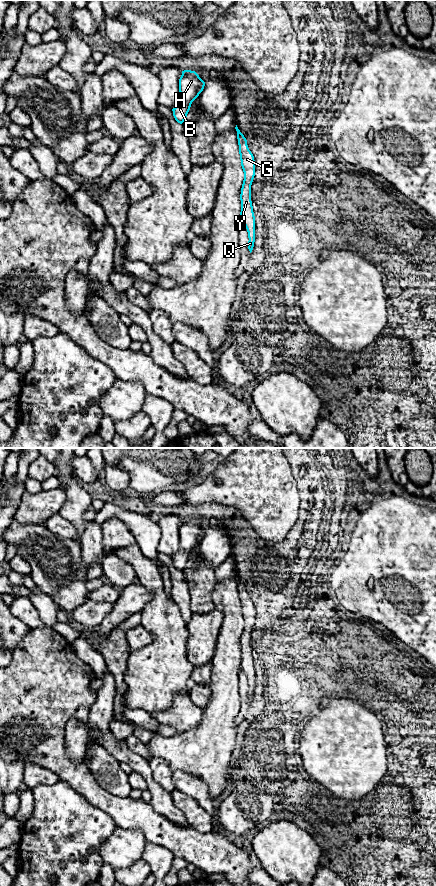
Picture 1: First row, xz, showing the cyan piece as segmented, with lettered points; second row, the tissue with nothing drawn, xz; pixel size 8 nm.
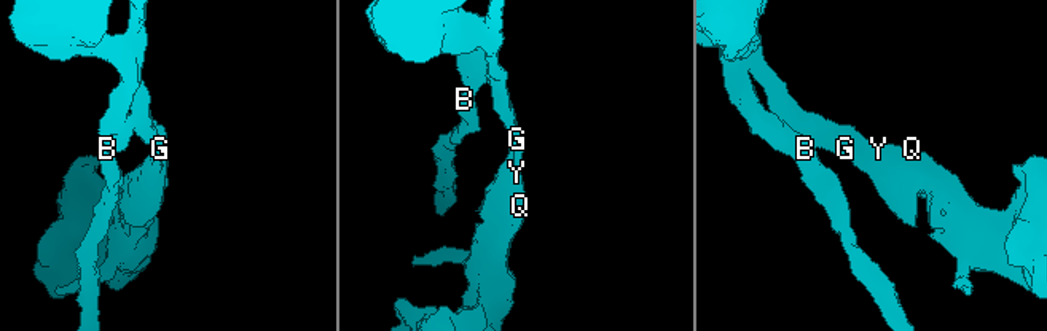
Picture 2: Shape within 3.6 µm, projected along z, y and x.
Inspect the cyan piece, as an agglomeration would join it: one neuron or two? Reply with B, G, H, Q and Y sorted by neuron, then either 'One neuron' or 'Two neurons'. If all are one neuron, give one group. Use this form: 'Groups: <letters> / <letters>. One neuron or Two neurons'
Groups: B G H Q Y. One neuron

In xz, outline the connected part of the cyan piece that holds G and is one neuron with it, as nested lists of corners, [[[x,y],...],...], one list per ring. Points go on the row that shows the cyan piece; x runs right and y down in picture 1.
[[[237,125],[235,129],[237,131],[241,166],[244,172],[244,180],[240,194],[240,223],[244,224],[247,229],[249,238],[248,249],[251,253],[255,242],[255,216],[251,201],[251,185],[255,176],[255,160],[253,154],[248,148],[246,138],[240,132]]]

